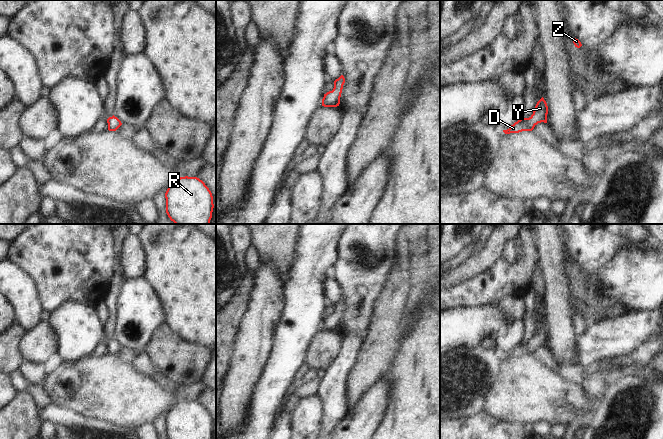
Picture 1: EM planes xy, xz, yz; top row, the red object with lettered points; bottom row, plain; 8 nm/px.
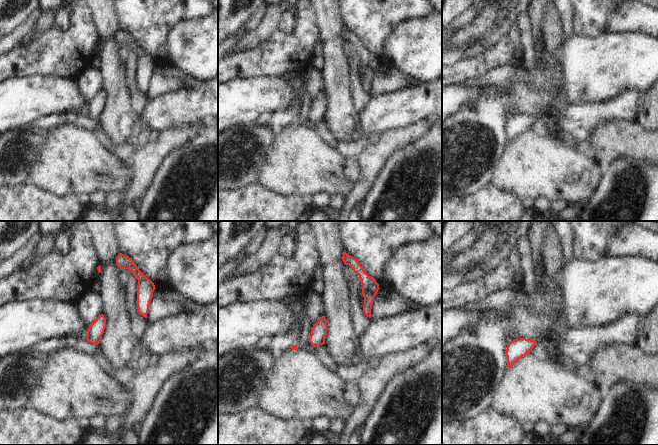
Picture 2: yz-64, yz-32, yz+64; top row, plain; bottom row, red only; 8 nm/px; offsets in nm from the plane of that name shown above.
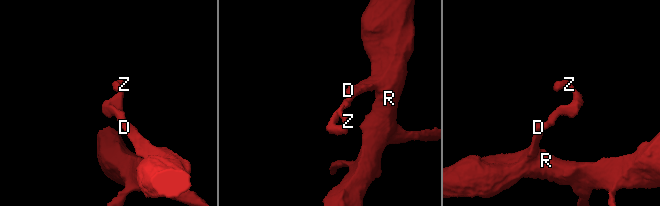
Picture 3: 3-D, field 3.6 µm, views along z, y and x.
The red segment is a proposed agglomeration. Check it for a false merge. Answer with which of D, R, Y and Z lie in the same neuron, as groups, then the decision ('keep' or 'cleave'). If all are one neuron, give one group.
D R Y Z; keep

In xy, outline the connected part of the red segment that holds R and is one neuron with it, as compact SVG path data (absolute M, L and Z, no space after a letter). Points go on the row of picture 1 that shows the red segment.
M180 177L166 193L166 213L175 224L210 224L213 196L197 177Z

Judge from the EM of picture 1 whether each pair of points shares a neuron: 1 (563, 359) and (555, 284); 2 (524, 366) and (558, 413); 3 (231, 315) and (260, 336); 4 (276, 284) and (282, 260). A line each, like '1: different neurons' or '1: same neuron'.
1: same neuron
2: same neuron
3: different neurons
4: different neurons

